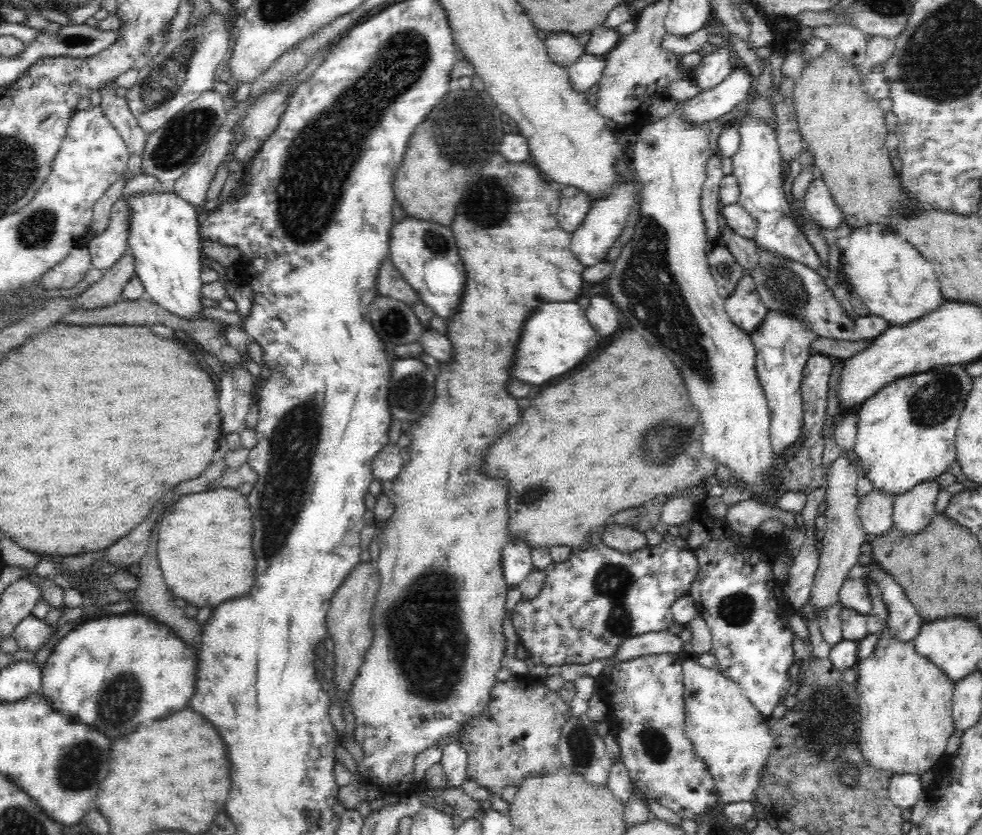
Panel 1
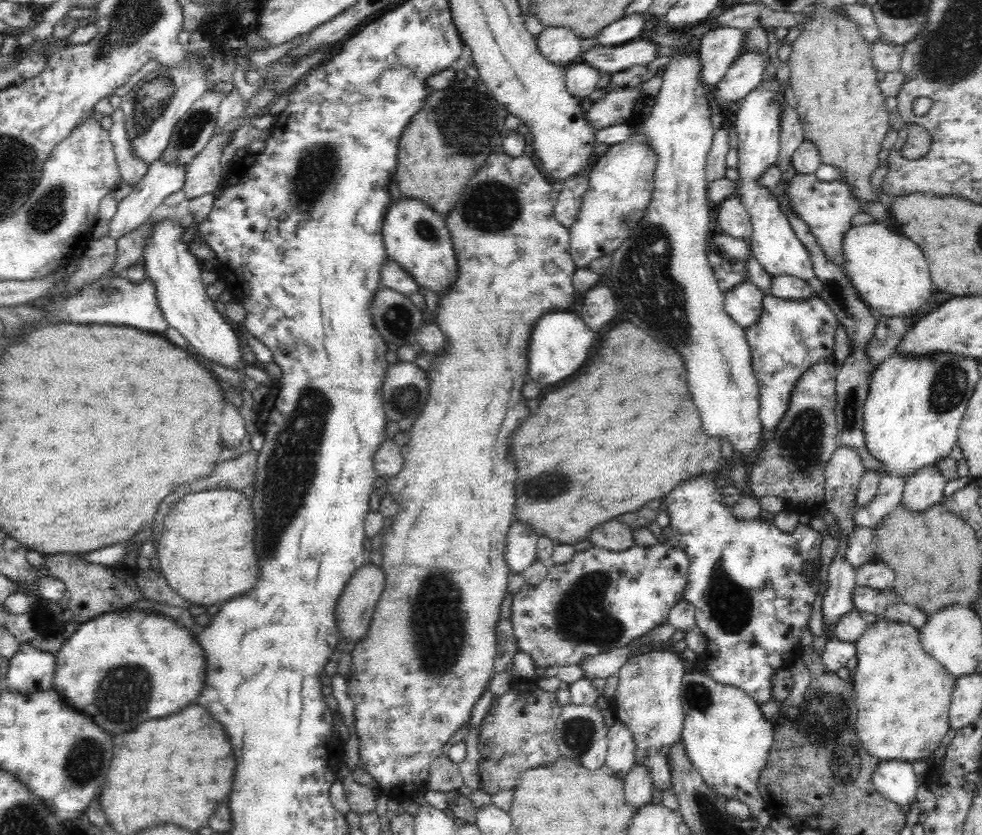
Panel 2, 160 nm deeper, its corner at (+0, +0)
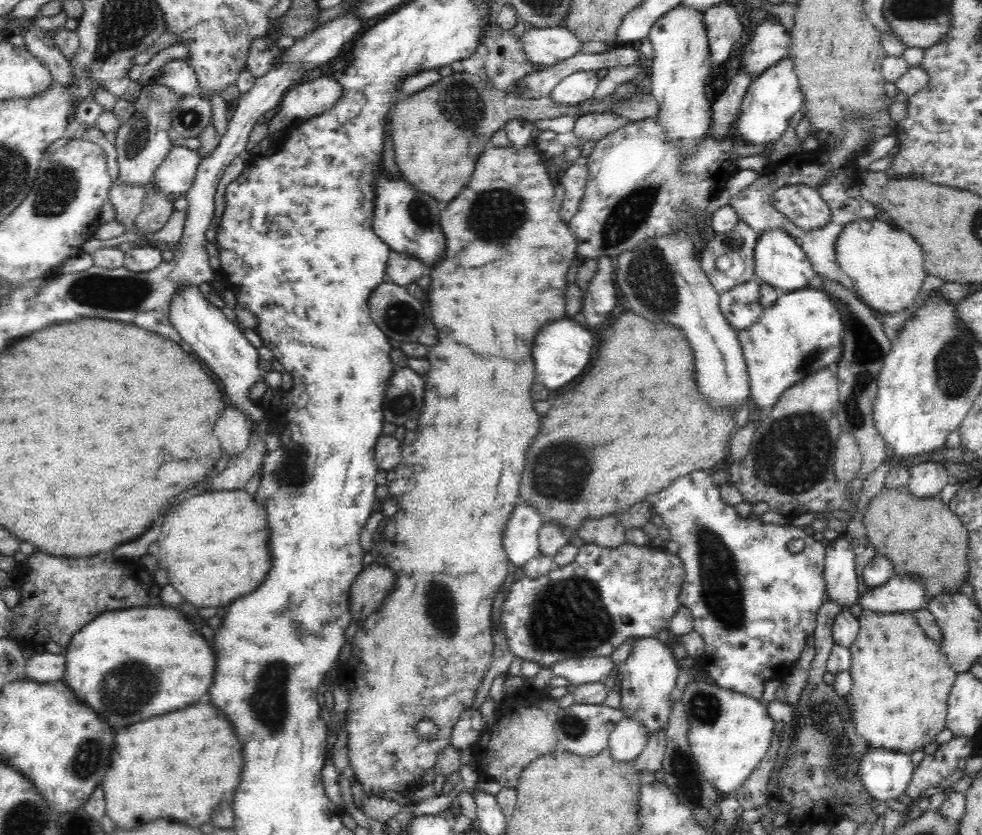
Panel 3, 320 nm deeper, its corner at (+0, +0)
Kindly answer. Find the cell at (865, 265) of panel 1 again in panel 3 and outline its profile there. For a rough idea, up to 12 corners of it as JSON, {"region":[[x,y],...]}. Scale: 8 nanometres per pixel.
{"region":[[856,219],[836,260],[877,314],[910,307],[924,284],[918,242]]}

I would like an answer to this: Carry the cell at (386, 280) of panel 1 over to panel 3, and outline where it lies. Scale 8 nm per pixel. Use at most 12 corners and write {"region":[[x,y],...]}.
{"region":[[392,251],[386,279],[398,286],[417,281],[428,268],[414,255]]}

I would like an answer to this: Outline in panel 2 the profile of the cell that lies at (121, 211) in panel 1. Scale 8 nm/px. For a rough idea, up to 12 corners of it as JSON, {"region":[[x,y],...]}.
{"region":[[149,164],[109,223],[115,240],[136,230],[186,182],[188,164]]}

